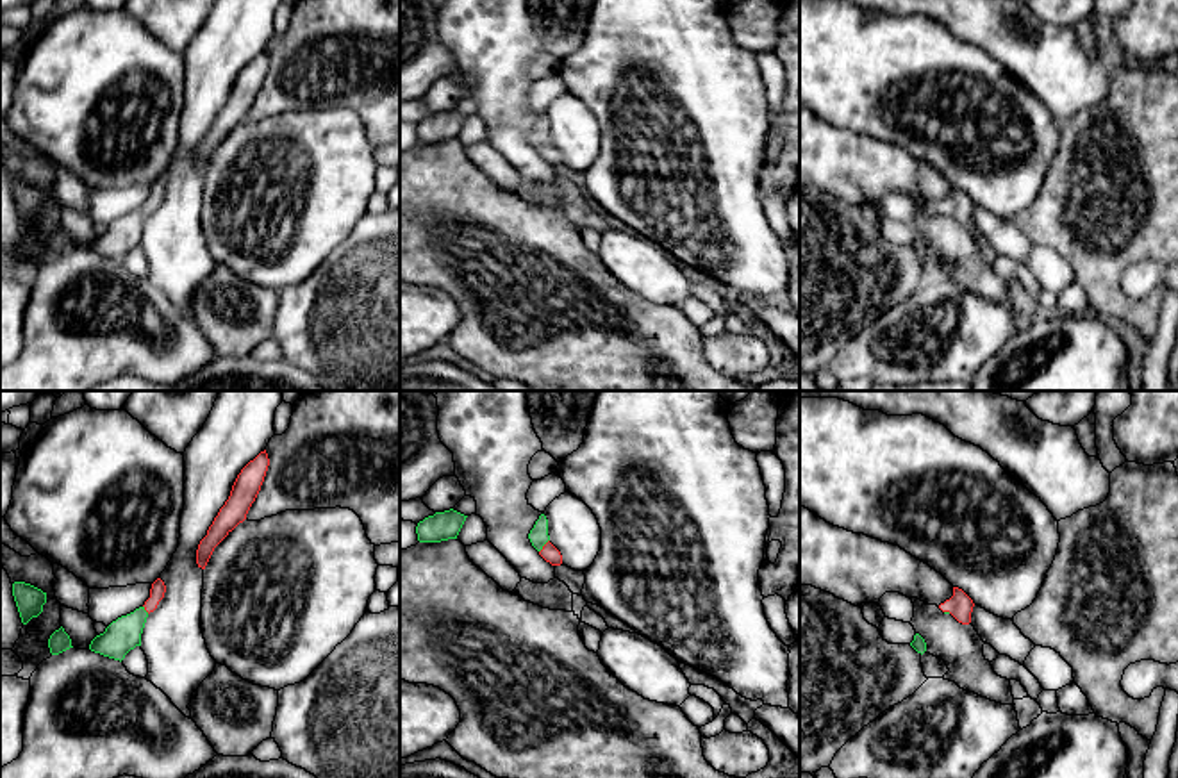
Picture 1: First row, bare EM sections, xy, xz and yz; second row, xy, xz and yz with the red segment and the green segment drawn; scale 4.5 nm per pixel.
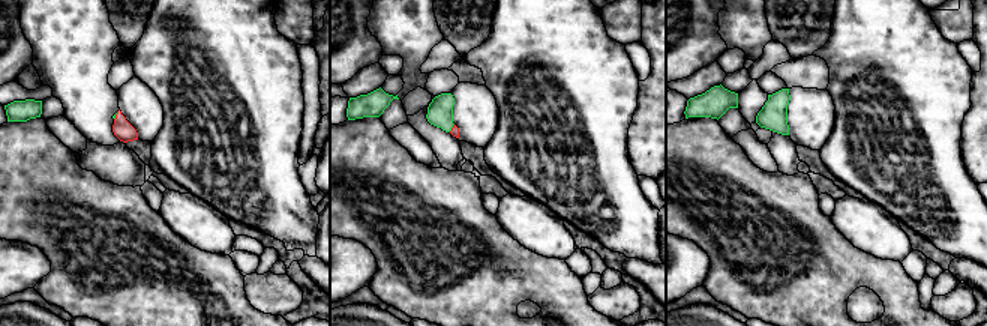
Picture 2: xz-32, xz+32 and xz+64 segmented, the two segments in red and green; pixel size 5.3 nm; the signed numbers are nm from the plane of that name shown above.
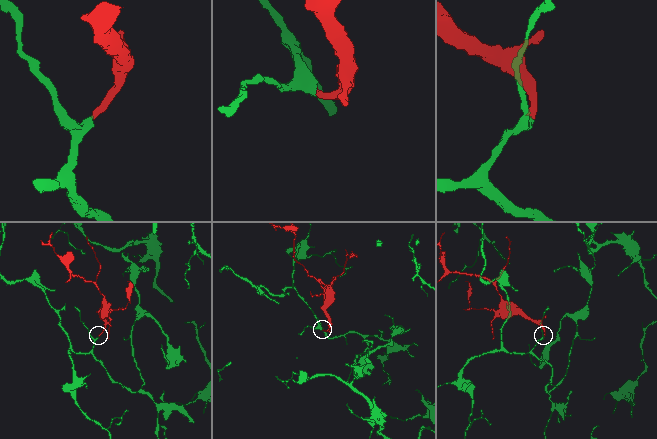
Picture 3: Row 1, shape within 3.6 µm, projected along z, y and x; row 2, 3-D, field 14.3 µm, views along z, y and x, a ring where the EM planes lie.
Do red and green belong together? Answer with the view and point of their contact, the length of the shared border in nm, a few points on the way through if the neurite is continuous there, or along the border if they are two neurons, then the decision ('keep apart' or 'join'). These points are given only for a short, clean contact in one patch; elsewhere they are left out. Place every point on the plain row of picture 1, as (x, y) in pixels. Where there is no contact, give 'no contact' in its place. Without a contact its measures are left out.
meets red in xz at (543, 147); contact 80 nm long; runs through xz (550, 154), (543, 147), (538, 136); join

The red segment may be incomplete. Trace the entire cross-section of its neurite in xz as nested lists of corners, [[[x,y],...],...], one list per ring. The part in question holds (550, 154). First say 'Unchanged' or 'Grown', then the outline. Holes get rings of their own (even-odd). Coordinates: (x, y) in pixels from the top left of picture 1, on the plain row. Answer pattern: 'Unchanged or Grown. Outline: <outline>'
Grown. Outline: [[[541,114],[535,121],[534,128],[528,134],[528,139],[546,162],[550,162],[552,166],[562,164],[560,152],[550,143],[548,120],[544,114]]]

